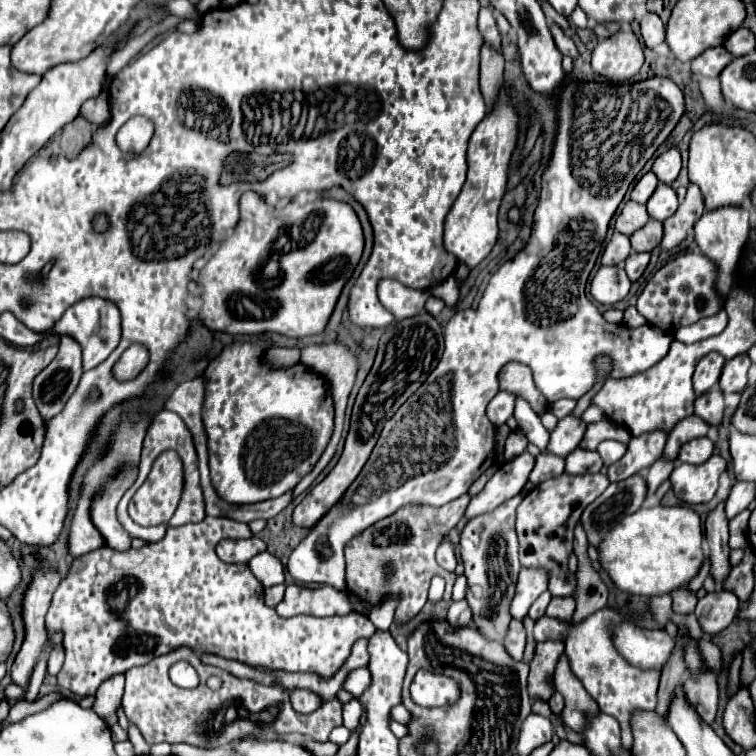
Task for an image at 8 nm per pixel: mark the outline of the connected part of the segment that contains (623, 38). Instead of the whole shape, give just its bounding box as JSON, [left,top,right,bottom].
[592,30,644,82]

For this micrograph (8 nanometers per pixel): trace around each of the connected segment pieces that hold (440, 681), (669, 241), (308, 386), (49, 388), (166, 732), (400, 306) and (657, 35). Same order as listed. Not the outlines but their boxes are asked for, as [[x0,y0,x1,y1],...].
[[410,670,460,706],[660,184,704,252],[204,344,334,504],[34,336,82,420],[122,640,370,748],[378,280,414,320],[640,12,666,48]]

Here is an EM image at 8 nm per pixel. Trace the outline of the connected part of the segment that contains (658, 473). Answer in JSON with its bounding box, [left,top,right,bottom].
[646,458,674,497]

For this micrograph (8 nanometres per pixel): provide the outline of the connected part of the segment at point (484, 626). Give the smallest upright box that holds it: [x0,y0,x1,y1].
[460,494,524,642]

